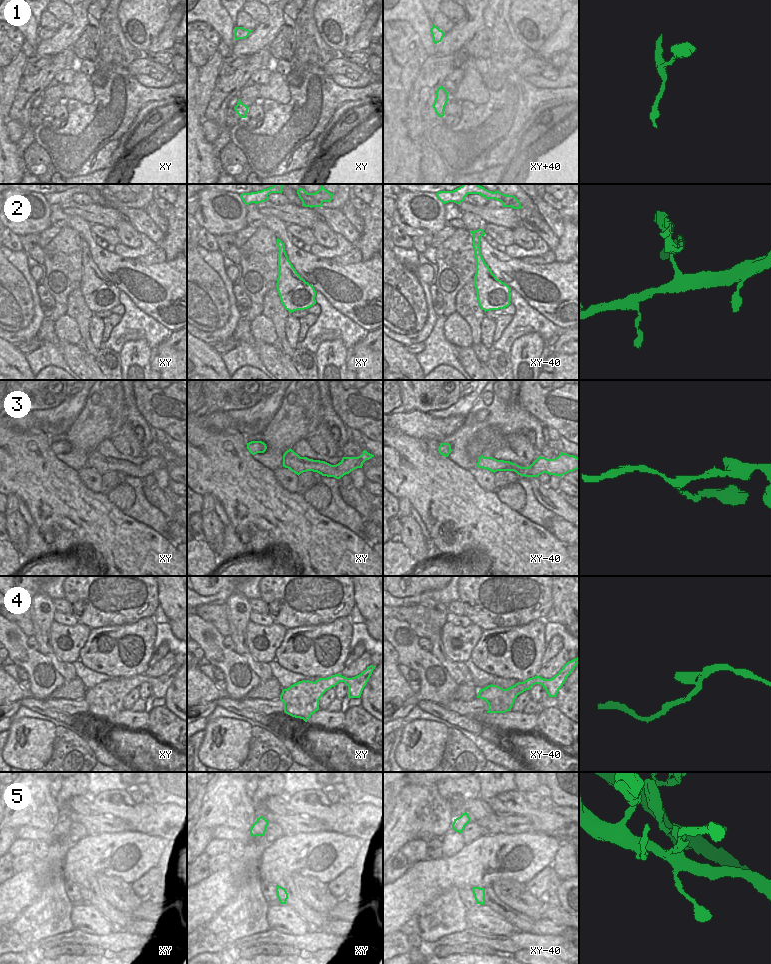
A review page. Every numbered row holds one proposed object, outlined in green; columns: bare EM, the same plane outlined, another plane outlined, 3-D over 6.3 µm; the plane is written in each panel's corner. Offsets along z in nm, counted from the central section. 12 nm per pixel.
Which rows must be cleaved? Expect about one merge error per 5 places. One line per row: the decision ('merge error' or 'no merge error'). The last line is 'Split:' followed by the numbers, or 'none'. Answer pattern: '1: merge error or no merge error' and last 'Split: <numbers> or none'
1: no merge error
2: merge error
3: no merge error
4: no merge error
5: no merge error
Split: 2

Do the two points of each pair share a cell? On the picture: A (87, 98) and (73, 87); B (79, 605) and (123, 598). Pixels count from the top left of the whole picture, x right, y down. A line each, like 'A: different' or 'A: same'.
A: same
B: same

